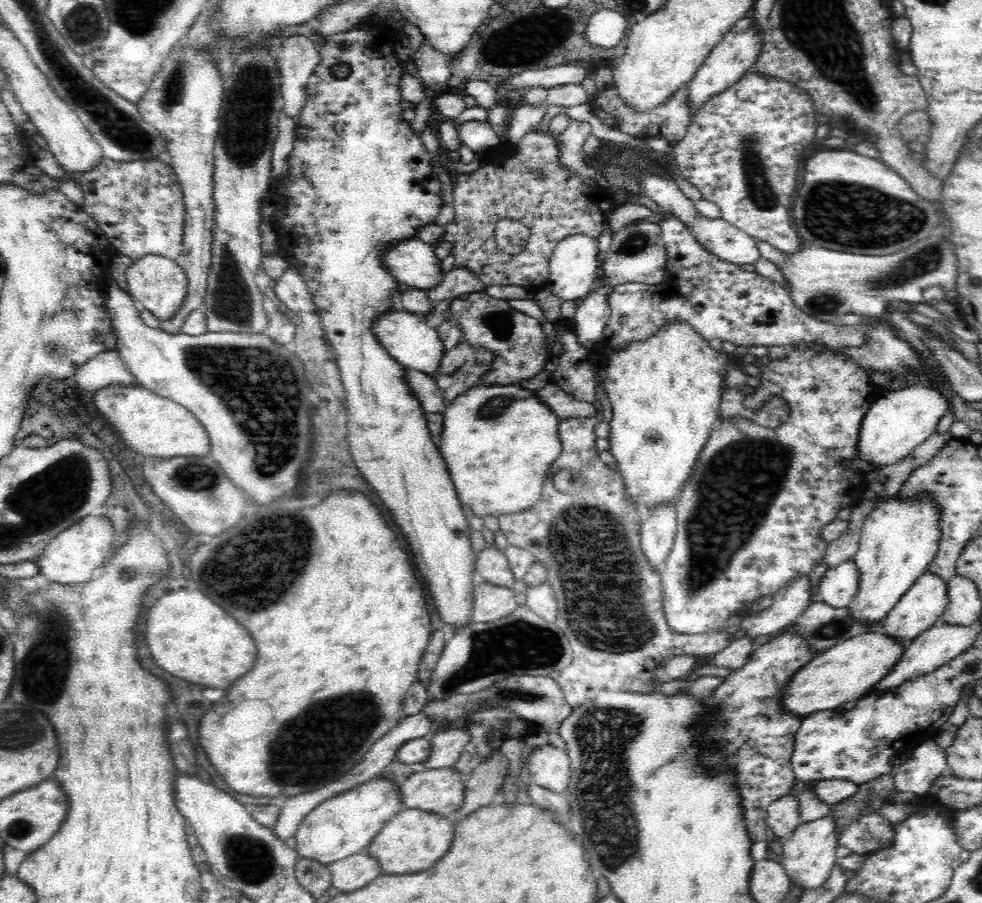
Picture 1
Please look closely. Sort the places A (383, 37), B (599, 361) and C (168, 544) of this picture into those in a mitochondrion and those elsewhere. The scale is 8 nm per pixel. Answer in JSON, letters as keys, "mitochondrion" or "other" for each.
{"A":"other","B":"other","C":"other"}

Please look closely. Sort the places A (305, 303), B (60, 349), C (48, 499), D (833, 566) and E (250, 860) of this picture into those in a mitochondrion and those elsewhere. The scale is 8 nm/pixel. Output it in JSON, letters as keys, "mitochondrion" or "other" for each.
{"A":"other","B":"mitochondrion","C":"mitochondrion","D":"other","E":"mitochondrion"}

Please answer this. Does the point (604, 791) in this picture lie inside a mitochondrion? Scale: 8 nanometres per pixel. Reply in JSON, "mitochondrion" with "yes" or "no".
{"mitochondrion":"yes"}

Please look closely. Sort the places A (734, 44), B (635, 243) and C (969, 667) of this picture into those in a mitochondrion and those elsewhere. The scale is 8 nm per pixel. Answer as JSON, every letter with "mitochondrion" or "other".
{"A":"other","B":"mitochondrion","C":"mitochondrion"}

